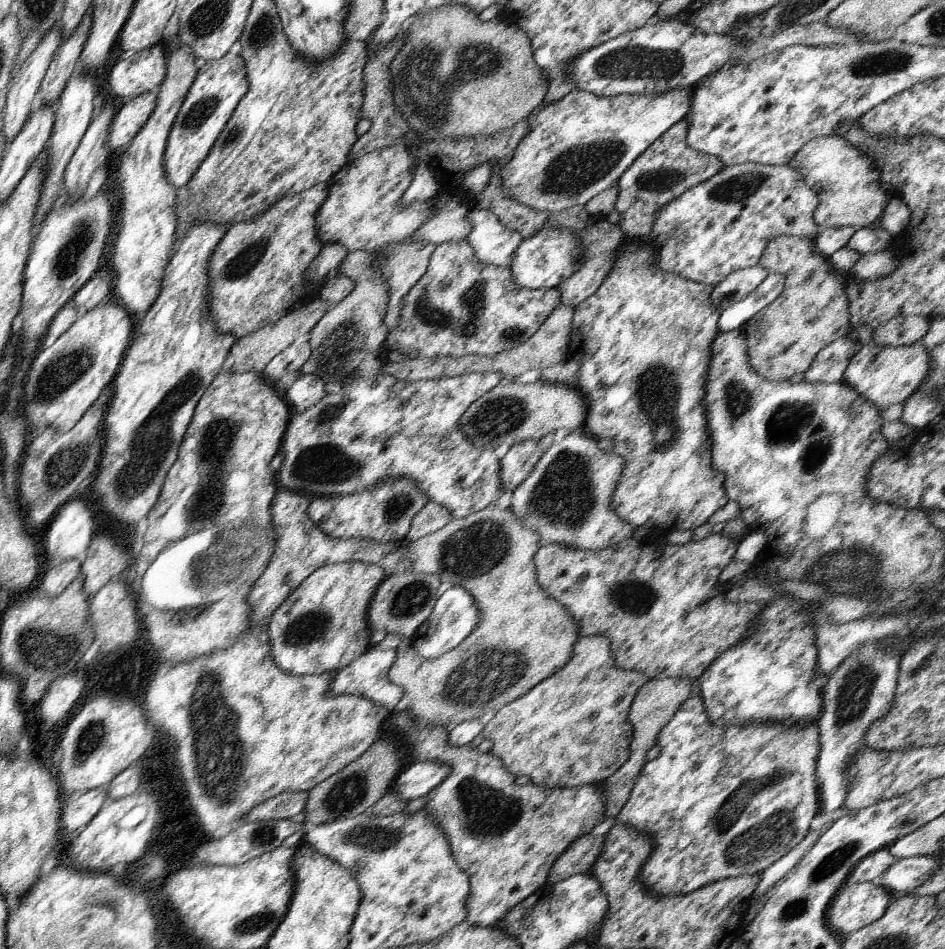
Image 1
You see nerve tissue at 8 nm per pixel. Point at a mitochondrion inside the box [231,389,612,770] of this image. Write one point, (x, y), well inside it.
(565, 496)

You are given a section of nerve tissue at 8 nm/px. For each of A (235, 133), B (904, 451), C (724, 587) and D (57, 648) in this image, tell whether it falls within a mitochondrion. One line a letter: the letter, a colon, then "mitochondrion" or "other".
A: mitochondrion
B: other
C: other
D: mitochondrion

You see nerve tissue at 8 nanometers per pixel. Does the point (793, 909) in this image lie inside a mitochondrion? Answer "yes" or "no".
yes

